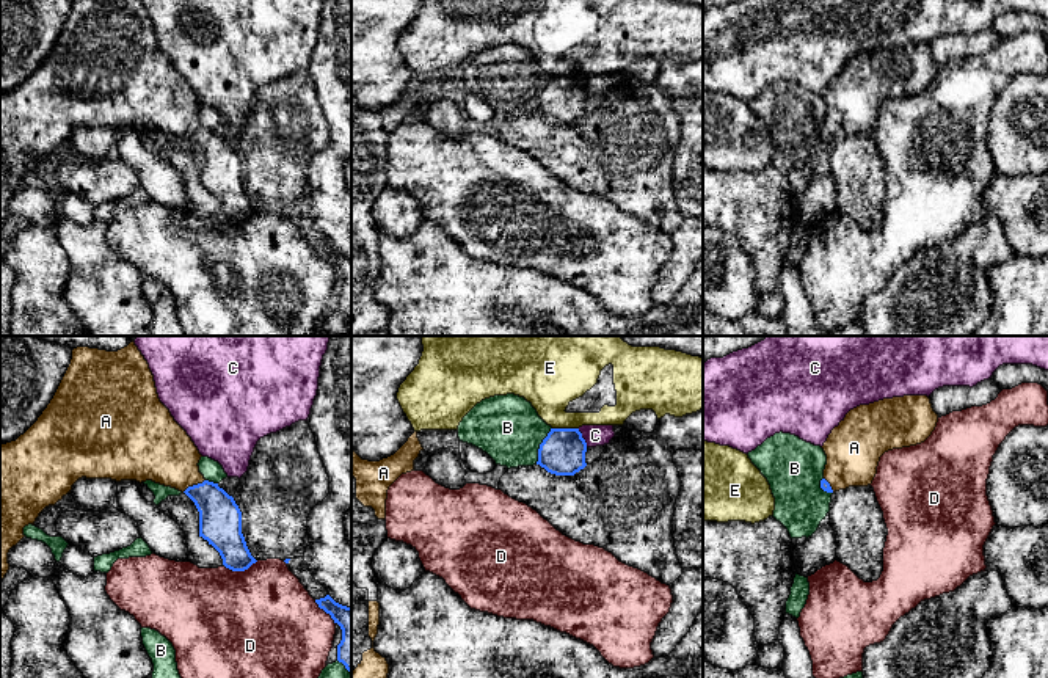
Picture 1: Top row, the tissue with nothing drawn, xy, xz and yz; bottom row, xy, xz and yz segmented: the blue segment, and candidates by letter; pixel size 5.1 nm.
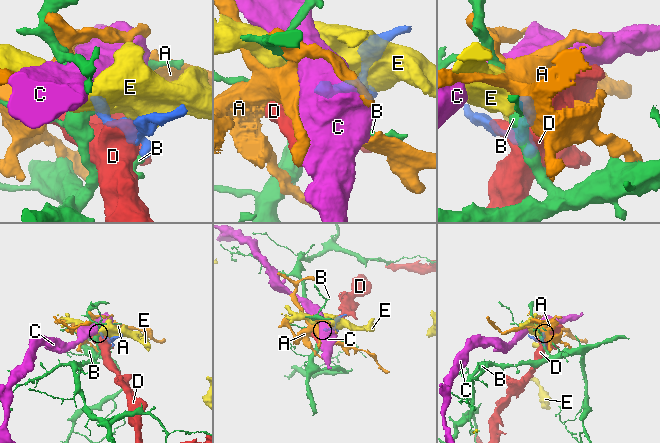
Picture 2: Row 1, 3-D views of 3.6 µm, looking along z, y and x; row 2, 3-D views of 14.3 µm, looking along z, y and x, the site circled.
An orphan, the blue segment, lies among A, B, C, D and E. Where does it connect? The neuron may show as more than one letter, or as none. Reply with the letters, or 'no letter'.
A

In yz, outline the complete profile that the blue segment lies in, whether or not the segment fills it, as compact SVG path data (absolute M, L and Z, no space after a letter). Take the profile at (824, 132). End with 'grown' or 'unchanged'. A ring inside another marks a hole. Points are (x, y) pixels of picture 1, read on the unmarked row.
M927 44L883 47L850 58L822 94L827 113L821 137L827 141L835 141L849 135L871 133L885 100L924 91L935 78L937 71L938 63L933 60Z | grown

